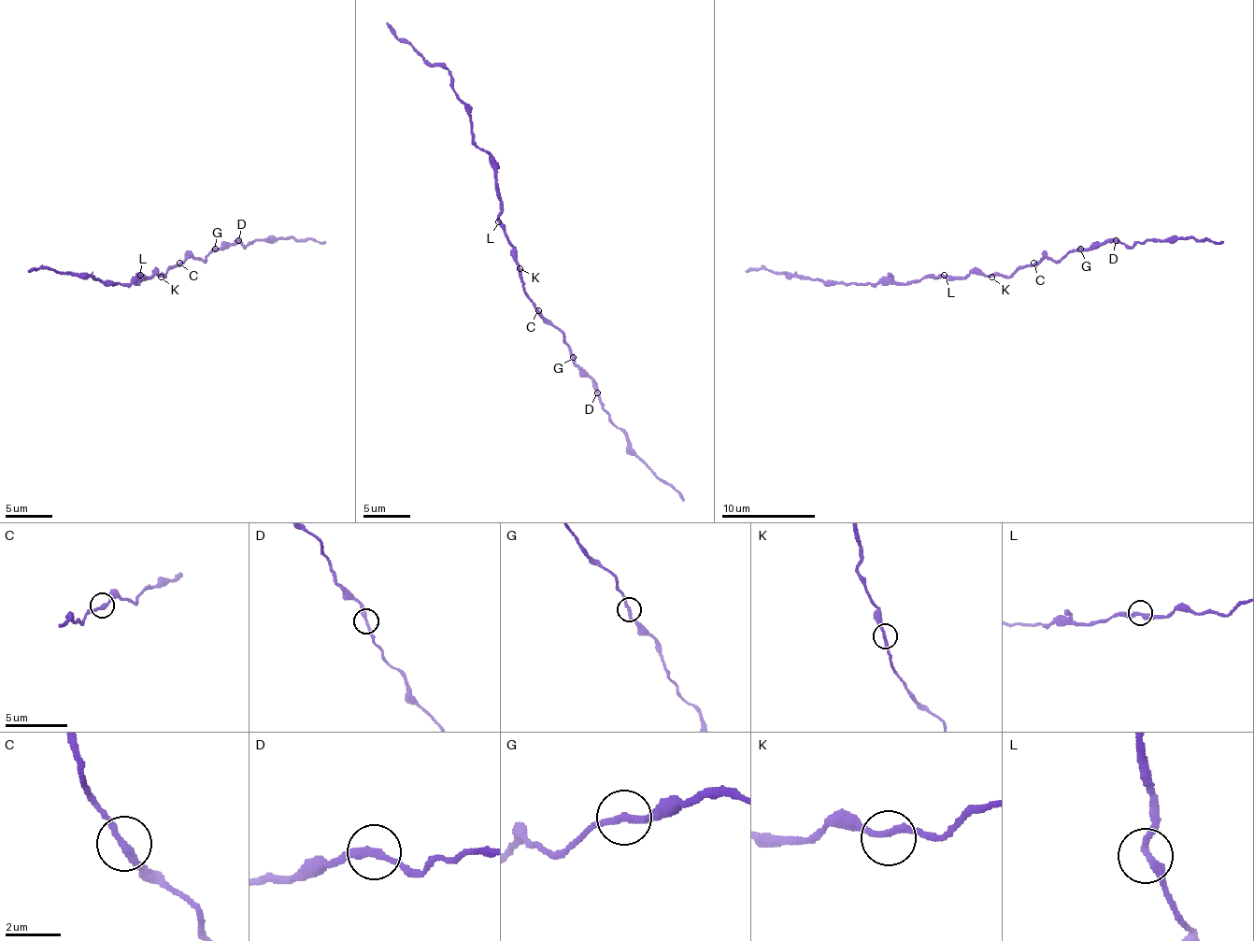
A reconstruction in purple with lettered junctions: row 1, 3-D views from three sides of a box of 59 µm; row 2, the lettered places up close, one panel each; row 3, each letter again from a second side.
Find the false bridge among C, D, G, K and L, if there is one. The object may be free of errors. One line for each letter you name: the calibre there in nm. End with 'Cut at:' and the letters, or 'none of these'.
Cut at: none of these

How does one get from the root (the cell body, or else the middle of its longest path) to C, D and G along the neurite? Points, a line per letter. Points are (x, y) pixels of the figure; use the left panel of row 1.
C: (159, 275), (165, 275), (179, 263)
D: (159, 275), (165, 275), (187, 258), (206, 261), (215, 249), (224, 249), (238, 239)
G: (159, 275), (165, 275), (187, 258), (206, 261), (215, 249)

